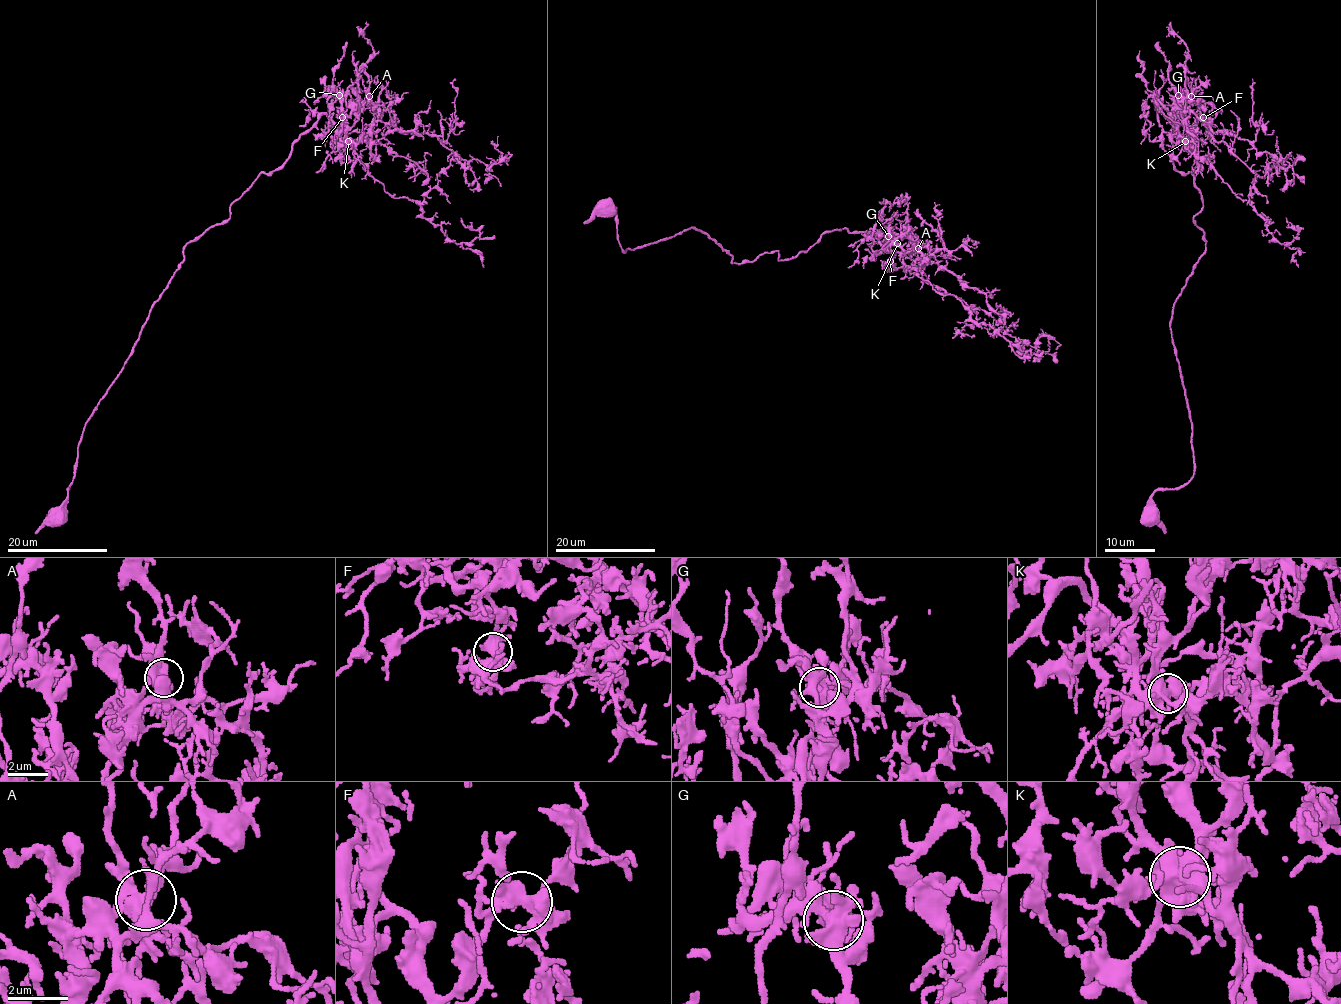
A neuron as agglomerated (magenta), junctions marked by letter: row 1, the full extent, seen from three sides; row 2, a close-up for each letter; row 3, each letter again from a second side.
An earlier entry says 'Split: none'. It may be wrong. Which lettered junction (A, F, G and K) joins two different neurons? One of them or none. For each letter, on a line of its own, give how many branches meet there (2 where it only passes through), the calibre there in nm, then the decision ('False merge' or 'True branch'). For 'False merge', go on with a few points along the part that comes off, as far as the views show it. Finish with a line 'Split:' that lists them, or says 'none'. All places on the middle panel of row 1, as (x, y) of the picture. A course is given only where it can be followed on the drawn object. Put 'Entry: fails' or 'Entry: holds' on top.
Entry: holds
A: Branches: 6. Thickness 480 nm. True branch
F: Branches: 7. Thickness 480 nm. True branch
G: Branches: 6. Thickness 480 nm. True branch
K: Branches: 6. Thickness 550 nm. True branch
Split: none

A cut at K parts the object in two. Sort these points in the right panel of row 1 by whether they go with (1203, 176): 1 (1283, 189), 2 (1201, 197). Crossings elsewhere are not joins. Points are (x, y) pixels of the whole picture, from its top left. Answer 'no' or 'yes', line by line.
1: no
2: no

